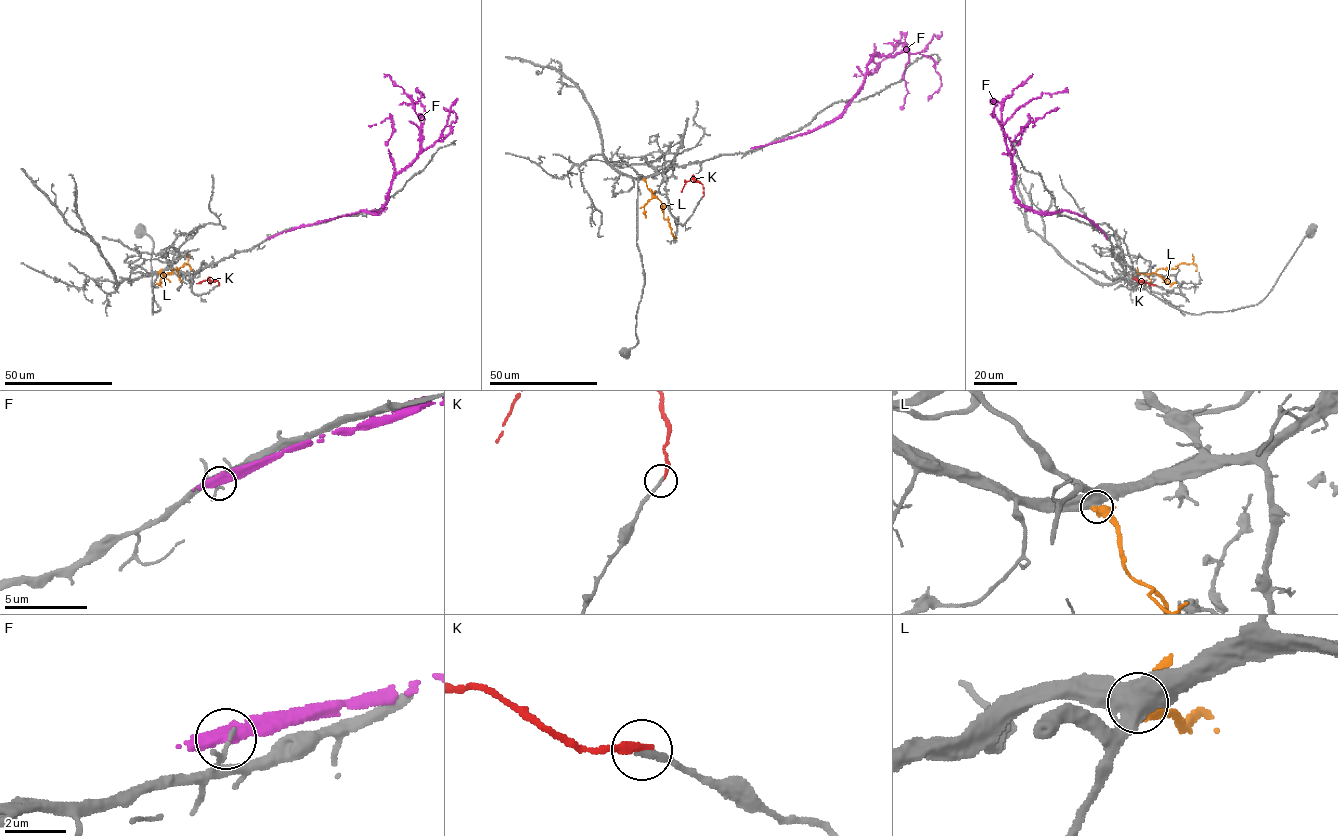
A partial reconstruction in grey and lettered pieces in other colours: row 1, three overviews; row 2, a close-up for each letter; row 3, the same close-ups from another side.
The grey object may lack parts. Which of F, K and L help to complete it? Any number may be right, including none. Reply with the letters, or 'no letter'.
no letter

